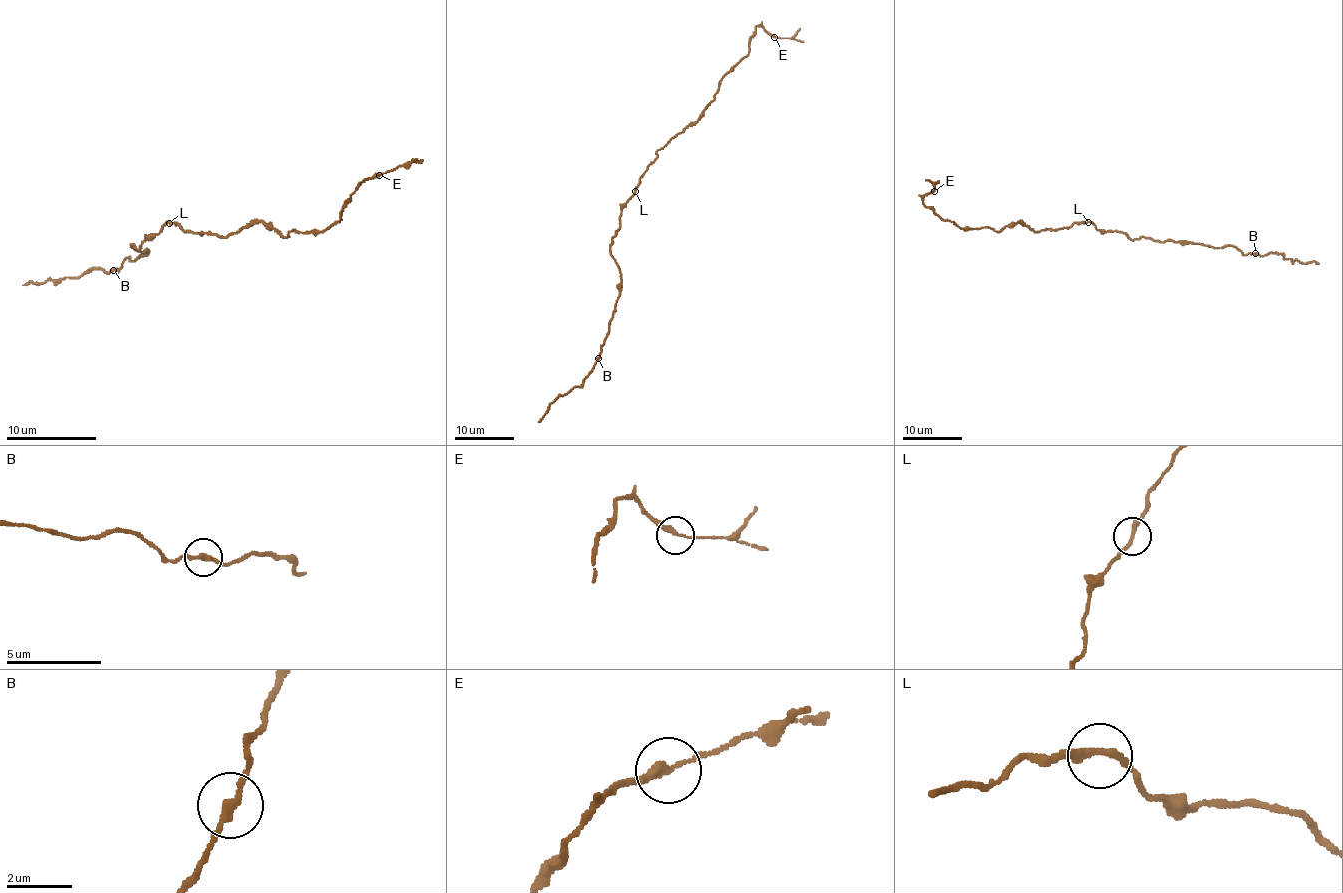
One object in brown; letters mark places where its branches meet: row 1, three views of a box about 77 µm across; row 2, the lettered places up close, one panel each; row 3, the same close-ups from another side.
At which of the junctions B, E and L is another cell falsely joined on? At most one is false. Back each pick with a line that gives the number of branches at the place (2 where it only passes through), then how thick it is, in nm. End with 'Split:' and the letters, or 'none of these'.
E: 2 | 220 nm
Split: E

